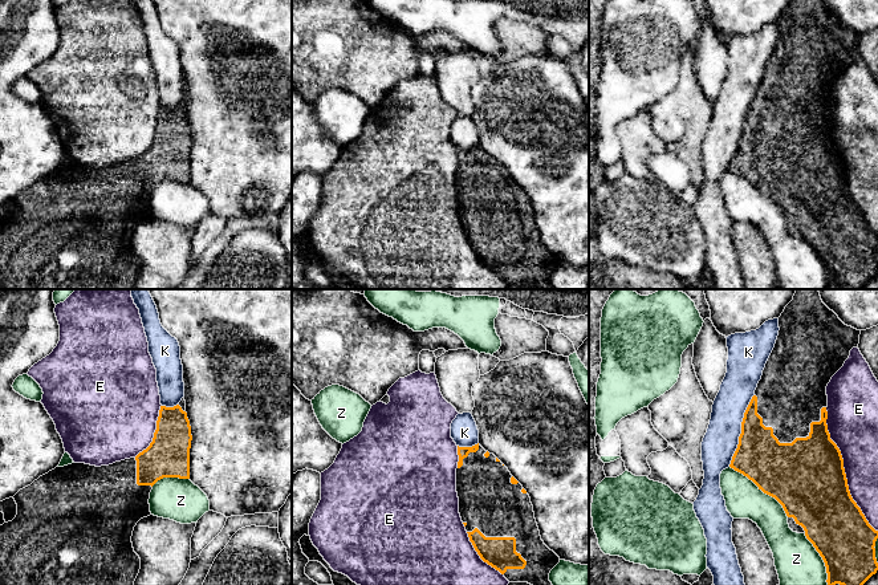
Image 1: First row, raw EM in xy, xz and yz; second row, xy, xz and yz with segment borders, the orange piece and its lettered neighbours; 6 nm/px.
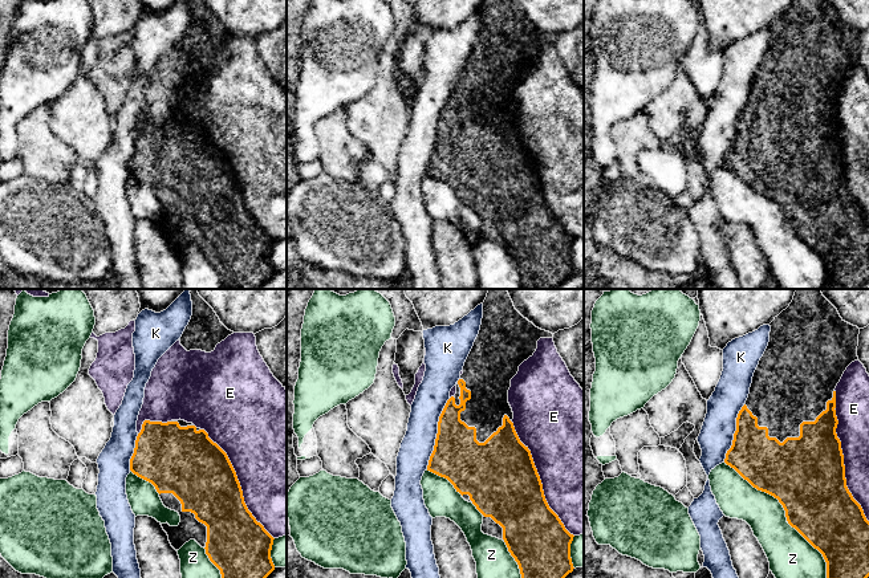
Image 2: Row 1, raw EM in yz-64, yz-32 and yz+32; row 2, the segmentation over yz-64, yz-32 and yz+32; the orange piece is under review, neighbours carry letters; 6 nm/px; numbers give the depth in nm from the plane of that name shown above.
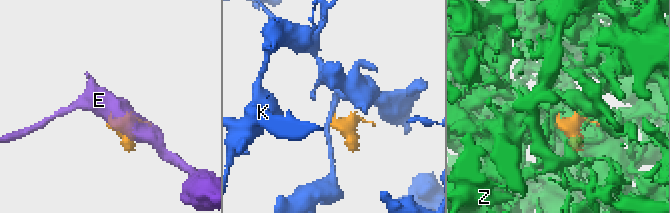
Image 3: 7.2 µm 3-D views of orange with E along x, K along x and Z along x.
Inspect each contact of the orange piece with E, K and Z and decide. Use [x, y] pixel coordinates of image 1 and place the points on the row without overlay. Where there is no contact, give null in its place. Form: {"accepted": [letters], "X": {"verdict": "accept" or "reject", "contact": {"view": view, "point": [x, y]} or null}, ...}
{"accepted": [], "E": {"verdict": "reject", "contact": {"view": "yz", "point": [844, 173]}}, "K": {"verdict": "reject", "contact": {"view": "yz", "point": [742, 133]}}, "Z": {"verdict": "reject", "contact": {"view": "yz", "point": [761, 193]}}}

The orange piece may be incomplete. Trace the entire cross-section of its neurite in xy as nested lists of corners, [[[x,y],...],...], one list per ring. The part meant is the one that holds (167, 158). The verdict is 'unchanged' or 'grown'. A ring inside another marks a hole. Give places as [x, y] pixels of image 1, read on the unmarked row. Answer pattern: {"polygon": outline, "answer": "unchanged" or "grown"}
{"polygon": [[[184,99],[174,110],[160,109],[150,149],[135,161],[109,168],[72,166],[56,170],[15,199],[17,218],[0,228],[0,289],[133,289],[141,272],[131,239],[137,226],[151,218],[150,195],[163,180],[190,182],[191,129]]], "answer": "grown"}

